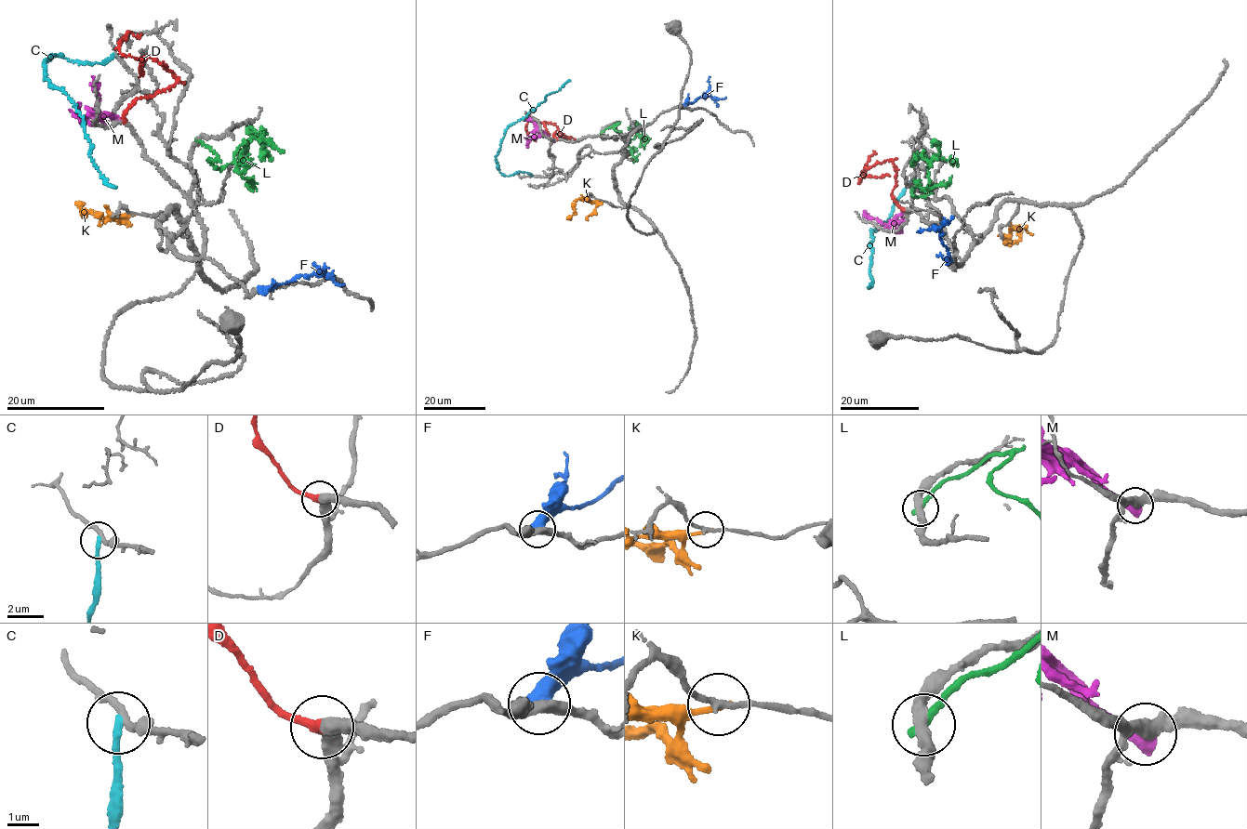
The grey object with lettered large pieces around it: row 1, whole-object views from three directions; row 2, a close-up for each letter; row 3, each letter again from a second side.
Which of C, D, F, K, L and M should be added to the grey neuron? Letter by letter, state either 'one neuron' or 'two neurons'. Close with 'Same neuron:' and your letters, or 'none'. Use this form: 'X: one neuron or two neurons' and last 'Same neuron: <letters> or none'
C: two neurons
D: one neuron
F: two neurons
K: two neurons
L: two neurons
M: two neurons
Same neuron: D

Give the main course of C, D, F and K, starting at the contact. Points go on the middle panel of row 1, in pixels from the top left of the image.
C: (532, 176), (500, 174), (496, 156), (506, 128), (570, 80)
D: (556, 138), (555, 133), (570, 138), (553, 125), (532, 120), (525, 125), (526, 136), (536, 139)
F: (683, 107), (698, 98), (708, 96), (723, 99), (725, 97)
K: (599, 200), (578, 199), (575, 203), (574, 213), (566, 219)

